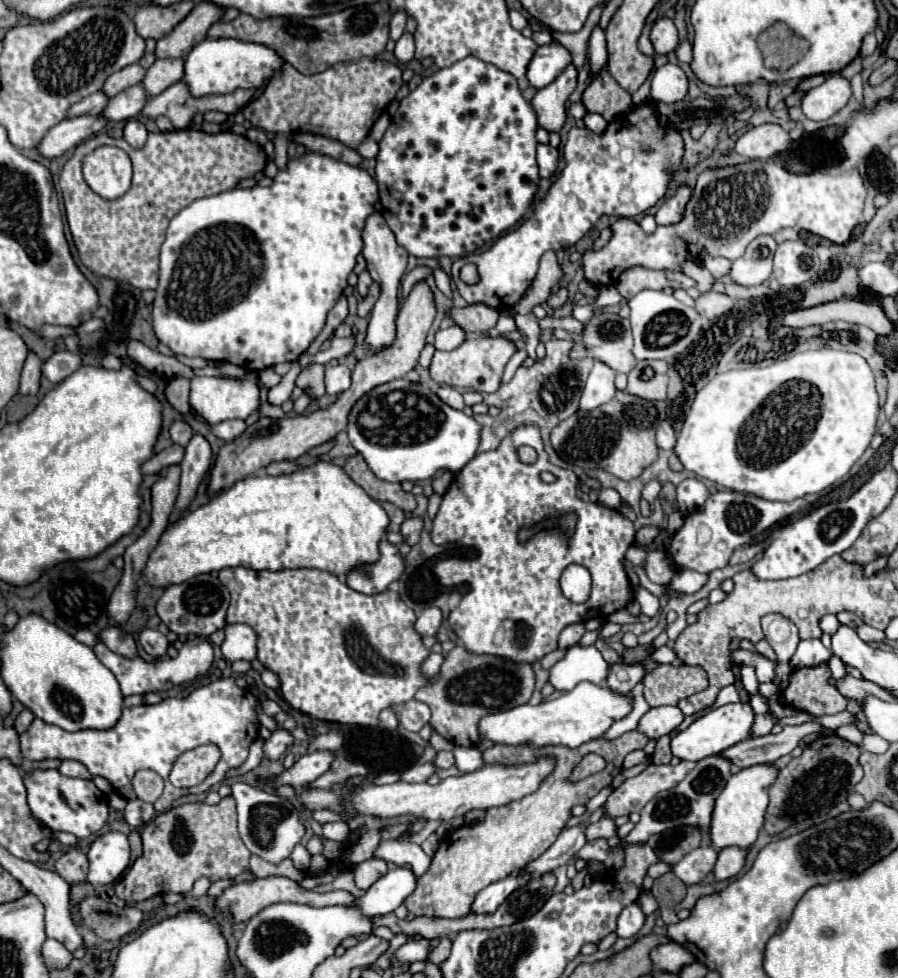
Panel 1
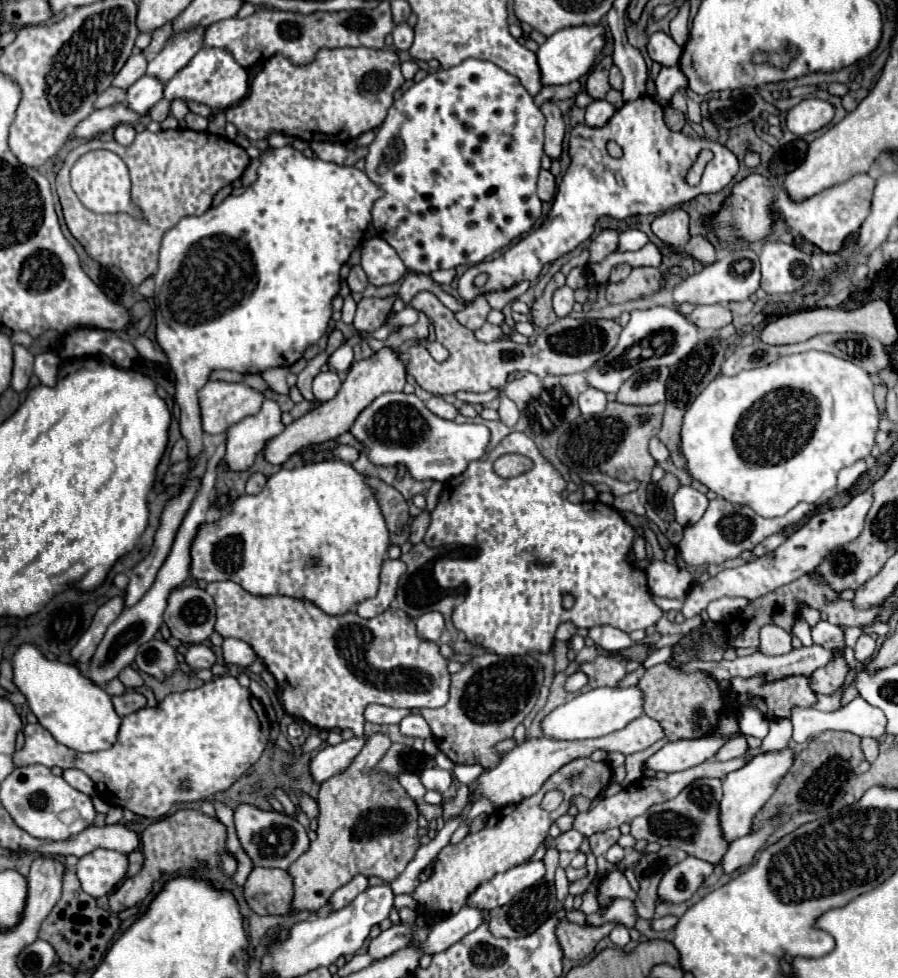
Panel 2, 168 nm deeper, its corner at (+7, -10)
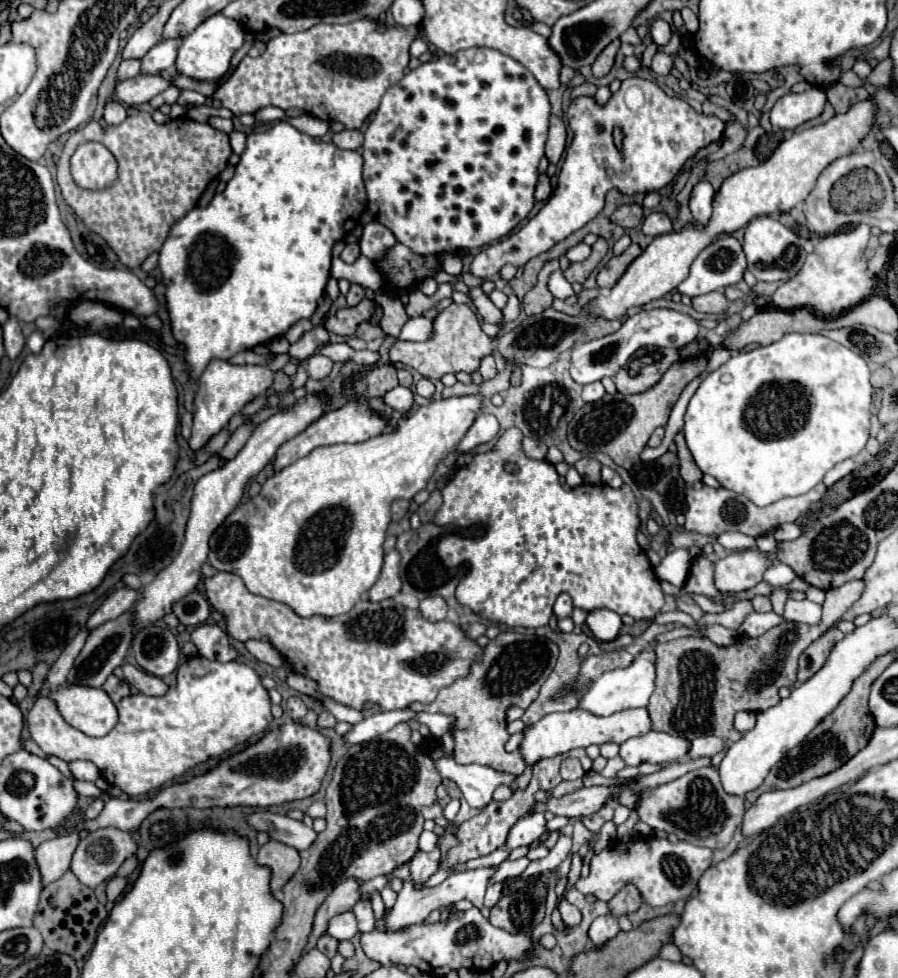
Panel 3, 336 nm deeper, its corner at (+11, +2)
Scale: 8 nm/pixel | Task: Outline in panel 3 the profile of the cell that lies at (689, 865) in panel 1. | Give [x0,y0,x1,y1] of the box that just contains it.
[575,838,711,906]

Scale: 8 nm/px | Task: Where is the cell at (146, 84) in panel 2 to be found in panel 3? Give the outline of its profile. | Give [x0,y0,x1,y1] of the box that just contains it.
[141,40,181,76]

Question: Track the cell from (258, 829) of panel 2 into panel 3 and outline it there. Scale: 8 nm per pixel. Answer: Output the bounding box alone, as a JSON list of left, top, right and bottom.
[247,812,315,850]

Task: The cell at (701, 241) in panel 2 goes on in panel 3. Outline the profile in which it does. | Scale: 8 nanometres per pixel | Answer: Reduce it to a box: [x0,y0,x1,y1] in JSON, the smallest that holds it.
[689,182,715,226]

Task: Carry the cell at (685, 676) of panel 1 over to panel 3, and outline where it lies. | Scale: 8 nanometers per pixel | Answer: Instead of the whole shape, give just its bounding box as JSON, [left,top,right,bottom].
[647,580,863,740]

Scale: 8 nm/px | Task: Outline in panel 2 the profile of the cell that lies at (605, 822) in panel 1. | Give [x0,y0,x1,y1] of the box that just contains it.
[541,830,583,850]

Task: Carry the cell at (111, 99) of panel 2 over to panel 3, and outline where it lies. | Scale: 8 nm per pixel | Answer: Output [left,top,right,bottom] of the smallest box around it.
[117,60,139,80]

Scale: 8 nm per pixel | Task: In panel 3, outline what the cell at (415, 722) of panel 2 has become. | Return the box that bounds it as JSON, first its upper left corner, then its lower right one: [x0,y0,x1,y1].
[415,712,453,736]

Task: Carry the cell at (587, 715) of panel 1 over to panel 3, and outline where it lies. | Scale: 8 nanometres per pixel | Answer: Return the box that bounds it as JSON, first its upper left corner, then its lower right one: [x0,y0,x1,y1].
[579,650,655,716]

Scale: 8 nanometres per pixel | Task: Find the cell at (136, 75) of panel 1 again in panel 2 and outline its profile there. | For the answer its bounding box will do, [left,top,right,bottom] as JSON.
[113,52,147,88]

